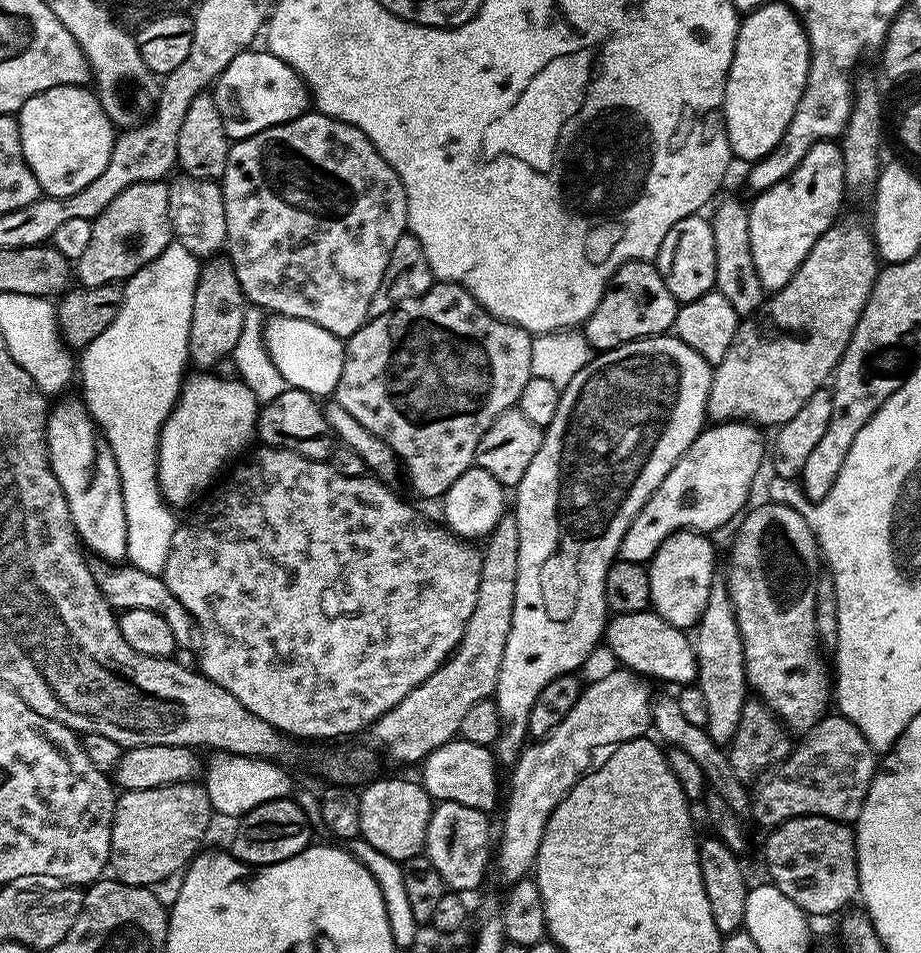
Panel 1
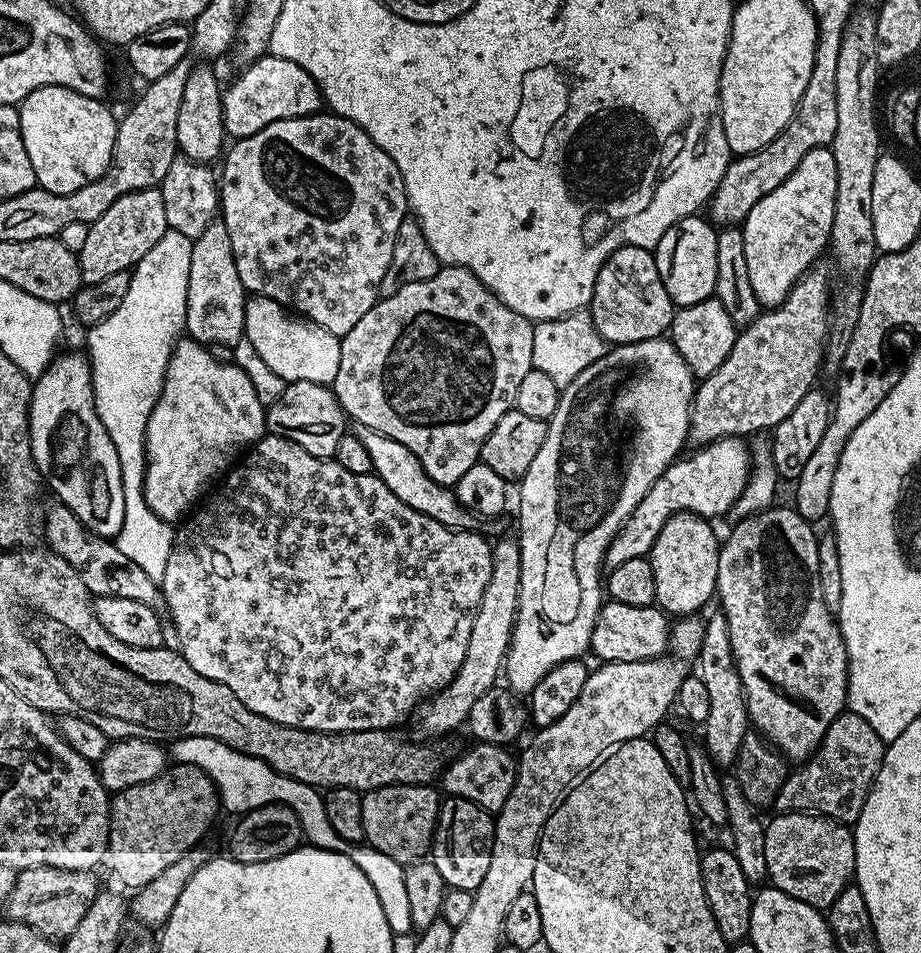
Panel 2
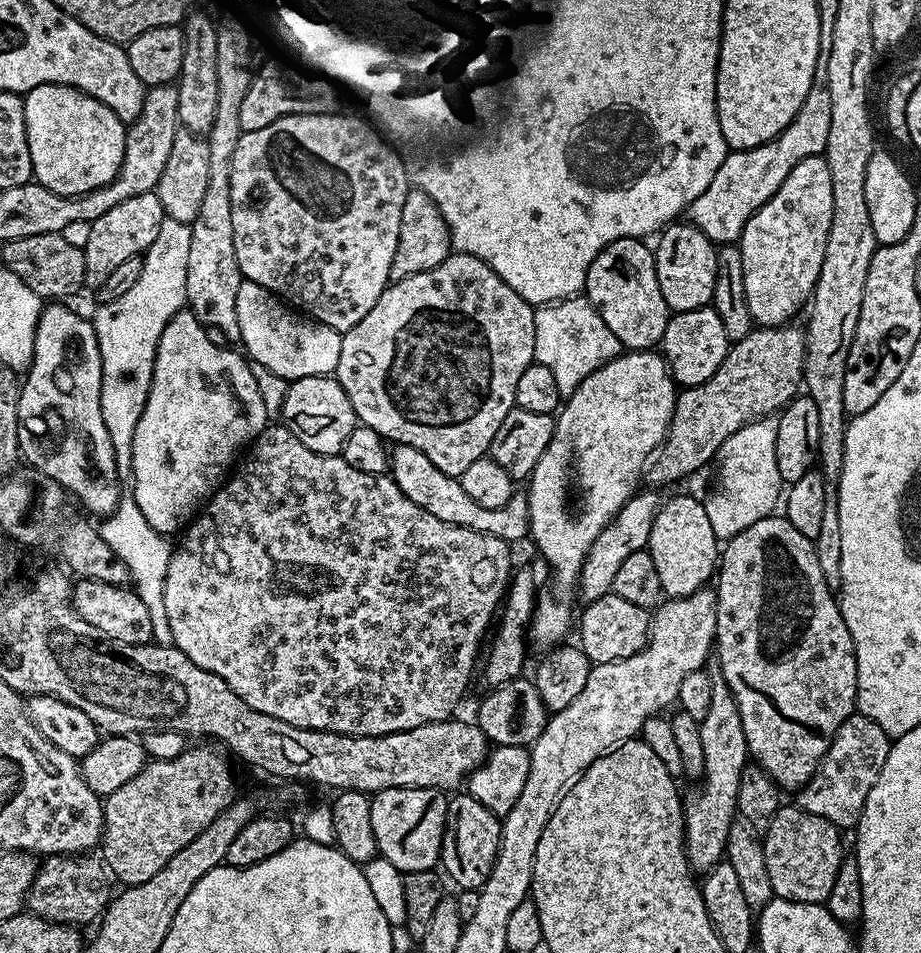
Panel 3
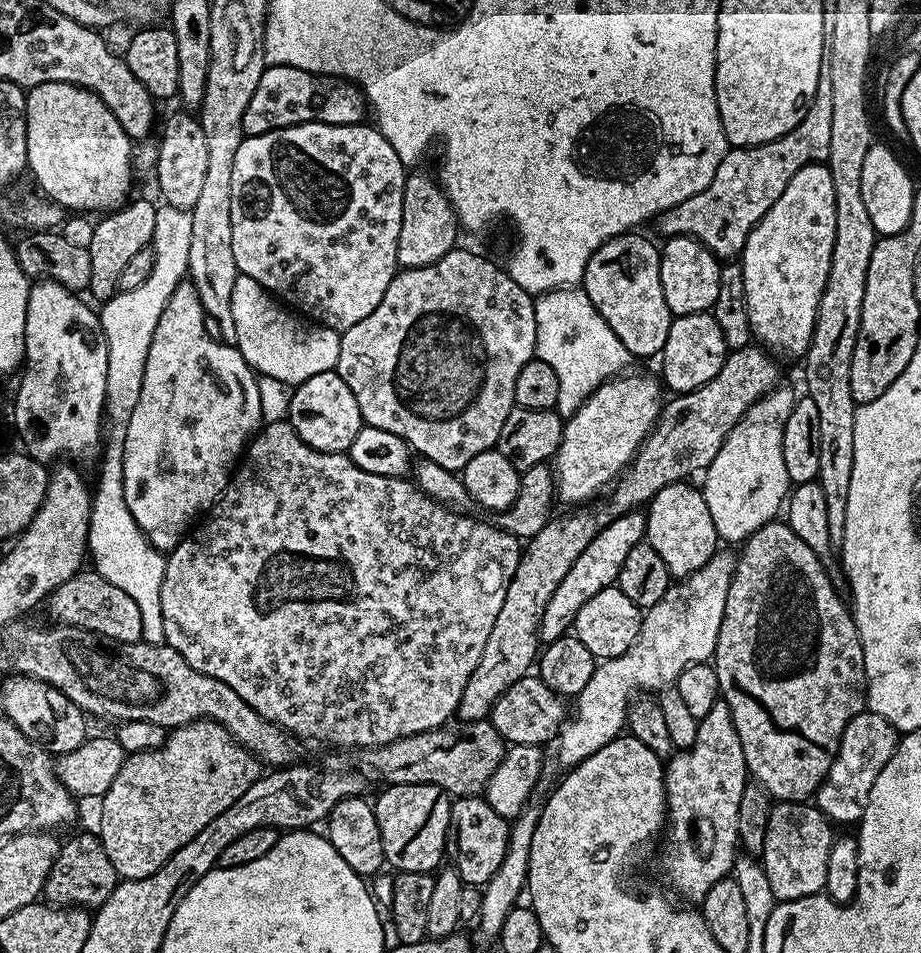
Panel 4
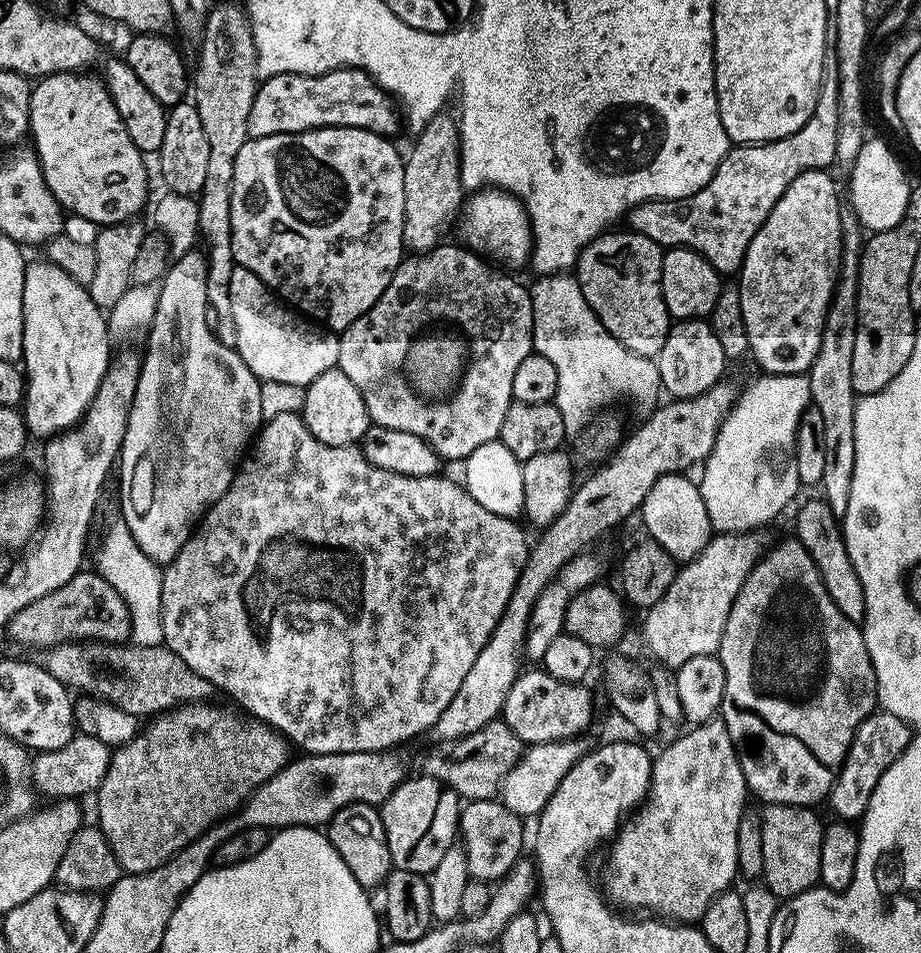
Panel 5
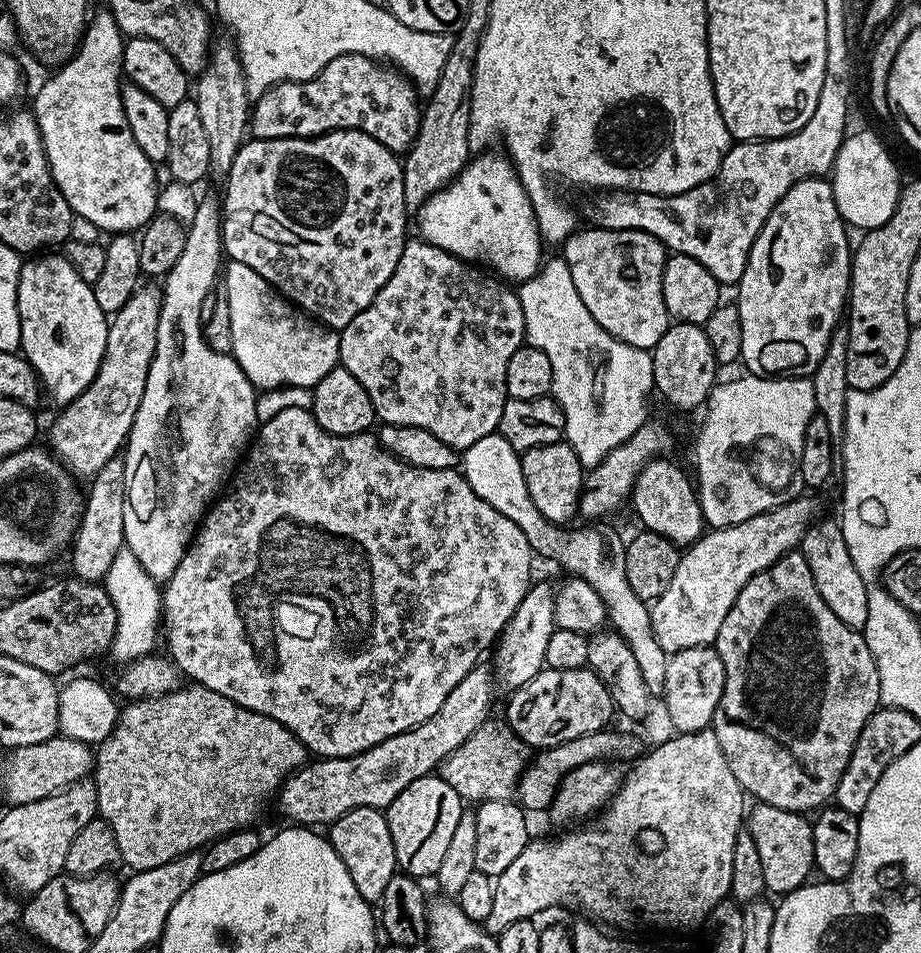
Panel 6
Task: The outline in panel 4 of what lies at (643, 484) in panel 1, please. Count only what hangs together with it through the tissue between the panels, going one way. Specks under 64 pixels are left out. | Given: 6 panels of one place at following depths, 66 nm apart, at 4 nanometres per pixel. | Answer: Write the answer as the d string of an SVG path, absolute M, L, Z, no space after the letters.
M621 374L598 386L584 405L564 420L562 442L554 457L555 499L559 503L584 506L595 501L600 491L620 479L656 425L662 407L661 381L652 376L628 375Z

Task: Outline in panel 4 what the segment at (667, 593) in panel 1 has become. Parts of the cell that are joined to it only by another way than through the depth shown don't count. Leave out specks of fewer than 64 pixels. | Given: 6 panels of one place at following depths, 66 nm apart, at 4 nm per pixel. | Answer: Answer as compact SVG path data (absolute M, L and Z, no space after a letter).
M681 482L662 486L658 494L646 505L648 530L646 543L666 562L669 577L683 578L702 570L706 562L718 550L718 537L714 530L714 518L710 518L710 509L706 506L706 498L699 487L692 482Z

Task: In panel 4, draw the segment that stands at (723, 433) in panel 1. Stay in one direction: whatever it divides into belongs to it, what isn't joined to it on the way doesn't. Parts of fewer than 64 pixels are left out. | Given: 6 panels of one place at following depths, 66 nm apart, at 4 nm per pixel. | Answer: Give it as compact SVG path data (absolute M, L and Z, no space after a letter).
M640 510L629 512L626 516L612 520L610 526L603 528L590 542L590 546L582 550L574 566L566 570L566 578L558 582L558 590L550 594L550 602L542 614L540 623L540 638L544 644L554 642L558 637L565 635L575 625L576 615L578 610L582 610L582 605L590 602L590 598L594 598L598 590L613 587L619 581L622 562L626 562L626 554L630 554L634 546L642 543L647 530L648 521L645 513Z

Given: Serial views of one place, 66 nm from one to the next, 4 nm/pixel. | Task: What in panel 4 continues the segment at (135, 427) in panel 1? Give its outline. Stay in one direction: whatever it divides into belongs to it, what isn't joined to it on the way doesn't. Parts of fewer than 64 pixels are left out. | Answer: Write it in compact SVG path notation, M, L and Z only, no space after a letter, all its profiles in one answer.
M161 203L156 209L154 234L151 250L154 254L154 266L150 278L134 290L117 291L116 295L103 301L99 309L100 325L108 343L108 377L106 378L106 443L102 448L104 461L100 464L100 486L94 490L92 498L92 517L88 527L88 552L94 563L94 571L114 582L118 590L126 590L134 598L139 613L142 614L141 641L146 644L163 644L162 626L162 578L164 577L165 553L152 547L144 537L144 531L134 522L126 506L124 493L124 439L130 414L138 406L138 394L142 390L142 374L146 370L146 354L150 350L150 338L154 338L154 326L166 310L170 294L188 276L190 262L190 222L191 211L175 208Z

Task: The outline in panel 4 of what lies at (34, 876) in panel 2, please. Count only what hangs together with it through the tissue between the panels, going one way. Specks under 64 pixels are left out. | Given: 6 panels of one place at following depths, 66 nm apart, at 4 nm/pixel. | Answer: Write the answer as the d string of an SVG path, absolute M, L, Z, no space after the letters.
M99 835L72 836L61 843L58 854L54 858L54 866L50 866L50 874L44 883L43 899L53 906L75 906L85 910L95 910L110 898L116 889L118 877L106 858L106 850L102 846Z

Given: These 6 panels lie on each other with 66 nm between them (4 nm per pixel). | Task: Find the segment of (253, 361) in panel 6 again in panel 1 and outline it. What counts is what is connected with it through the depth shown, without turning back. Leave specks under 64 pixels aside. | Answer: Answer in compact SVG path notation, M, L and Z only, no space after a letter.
M272 314L263 325L264 345L270 354L270 362L278 366L278 374L282 374L285 385L317 398L331 397L338 386L338 378L342 378L345 341L314 322L306 322L306 318Z

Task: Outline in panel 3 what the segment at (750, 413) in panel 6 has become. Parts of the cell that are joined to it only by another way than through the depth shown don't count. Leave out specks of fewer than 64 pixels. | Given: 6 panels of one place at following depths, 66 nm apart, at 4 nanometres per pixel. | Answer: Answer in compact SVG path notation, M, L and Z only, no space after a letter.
M771 415L762 416L758 420L751 420L748 424L744 424L734 434L730 434L730 438L726 438L726 442L721 446L718 463L715 465L715 468L717 467L716 485L704 500L704 509L710 518L710 527L714 529L717 541L733 540L742 530L746 530L746 526L754 526L754 522L773 515L777 511L782 500L782 481L778 474L778 454L776 453L777 442L778 419L775 415Z

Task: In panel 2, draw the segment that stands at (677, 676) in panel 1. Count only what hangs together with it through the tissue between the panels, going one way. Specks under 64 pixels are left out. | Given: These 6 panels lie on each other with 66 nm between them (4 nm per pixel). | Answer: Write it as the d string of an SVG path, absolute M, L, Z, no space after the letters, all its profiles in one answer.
M609 599L601 603L600 613L594 622L594 634L590 645L591 655L597 656L597 661L613 664L614 662L642 662L655 660L669 651L670 620L663 608L659 606L626 606L624 602Z

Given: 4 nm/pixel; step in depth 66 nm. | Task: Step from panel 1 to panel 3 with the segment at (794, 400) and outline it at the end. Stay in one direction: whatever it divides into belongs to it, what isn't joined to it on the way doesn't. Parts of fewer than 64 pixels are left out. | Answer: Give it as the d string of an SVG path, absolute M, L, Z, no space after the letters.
M793 326L778 328L753 327L746 338L735 341L729 347L726 358L718 370L706 382L693 388L684 388L676 397L676 409L664 442L656 449L646 468L646 480L652 484L672 484L695 474L699 468L711 465L717 459L721 446L744 424L758 420L762 416L779 413L785 404L801 391L804 379L804 339L805 333Z

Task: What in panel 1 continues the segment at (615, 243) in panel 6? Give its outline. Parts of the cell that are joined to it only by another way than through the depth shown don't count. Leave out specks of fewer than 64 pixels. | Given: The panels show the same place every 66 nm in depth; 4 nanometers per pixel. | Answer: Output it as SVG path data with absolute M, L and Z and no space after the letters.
M631 260L613 274L594 314L590 314L590 318L584 321L582 331L593 349L609 352L632 340L665 335L676 323L677 307L678 302L670 290L666 290L666 282L662 282L655 263Z

